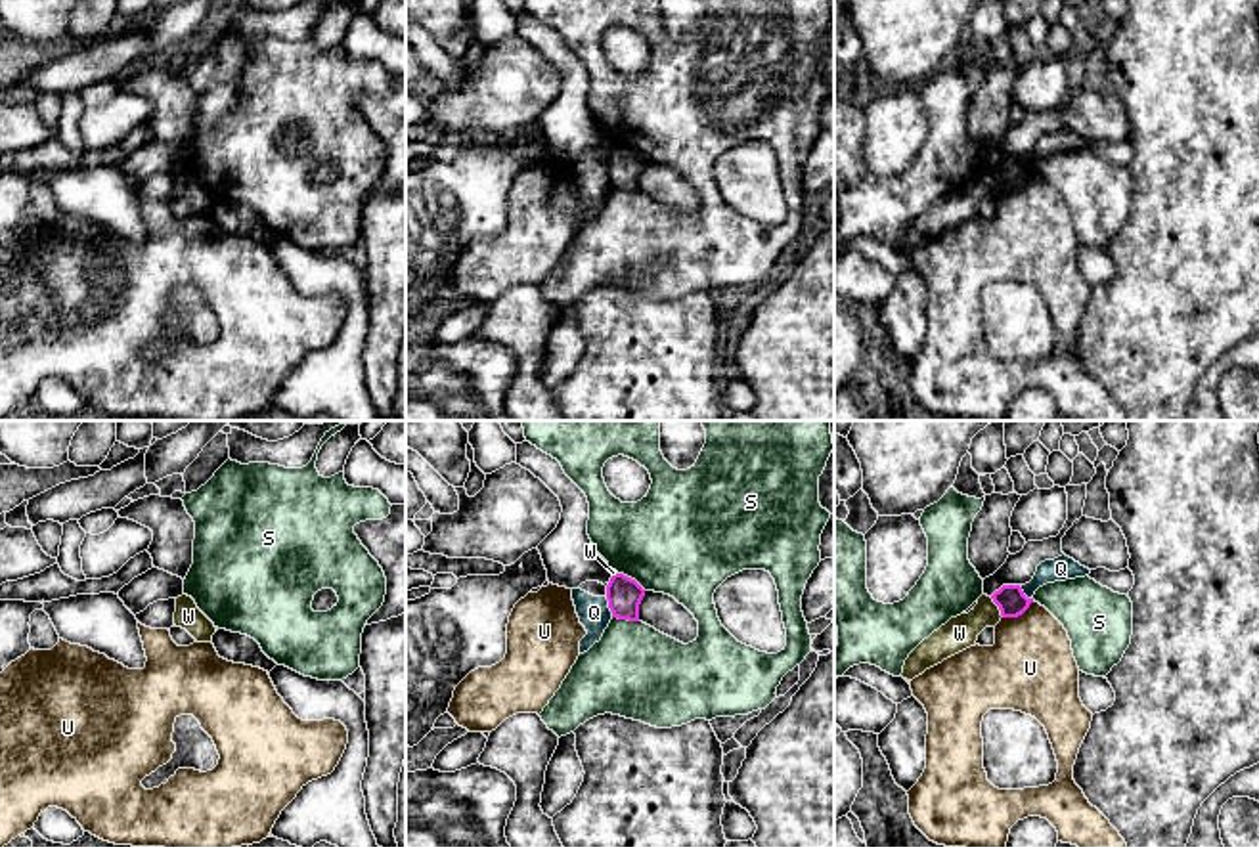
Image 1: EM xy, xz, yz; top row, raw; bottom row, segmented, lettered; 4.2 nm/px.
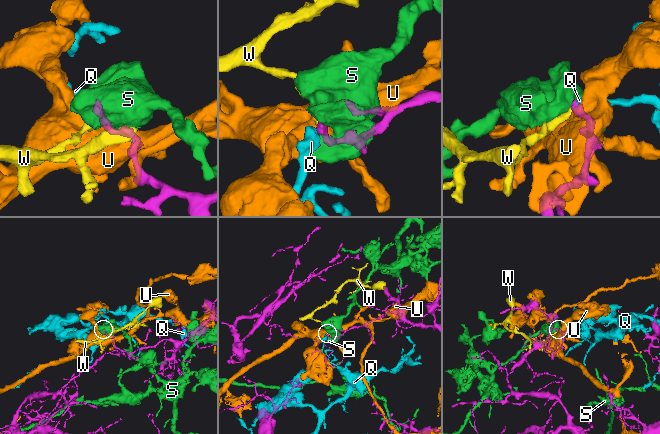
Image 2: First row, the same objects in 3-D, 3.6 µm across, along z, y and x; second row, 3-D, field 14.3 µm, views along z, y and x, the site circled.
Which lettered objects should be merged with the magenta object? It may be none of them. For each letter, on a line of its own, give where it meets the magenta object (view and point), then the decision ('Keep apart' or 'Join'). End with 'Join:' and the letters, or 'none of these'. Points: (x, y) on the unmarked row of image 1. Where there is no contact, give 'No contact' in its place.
Q: Touches magenta at xz (609, 178). Keep apart
S: Touches magenta at xz (630, 150). Keep apart
U: Touches magenta at yz (1018, 186). Keep apart
W: Touches magenta at yz (997, 176). Keep apart
Join: none of these

